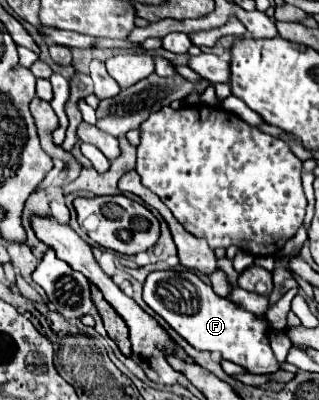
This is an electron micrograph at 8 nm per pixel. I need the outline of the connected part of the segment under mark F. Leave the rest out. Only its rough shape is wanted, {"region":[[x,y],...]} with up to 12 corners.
{"region":[[153,271],[143,301],[195,349],[249,373],[279,363],[265,325],[191,271]]}

